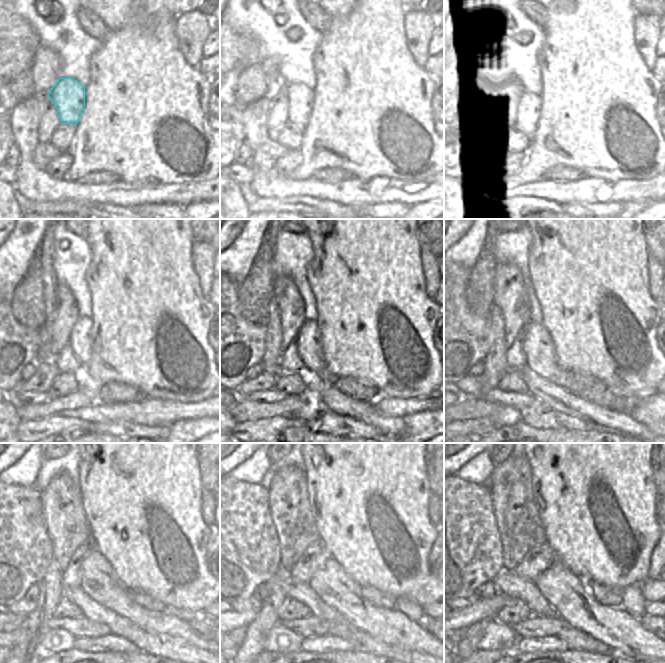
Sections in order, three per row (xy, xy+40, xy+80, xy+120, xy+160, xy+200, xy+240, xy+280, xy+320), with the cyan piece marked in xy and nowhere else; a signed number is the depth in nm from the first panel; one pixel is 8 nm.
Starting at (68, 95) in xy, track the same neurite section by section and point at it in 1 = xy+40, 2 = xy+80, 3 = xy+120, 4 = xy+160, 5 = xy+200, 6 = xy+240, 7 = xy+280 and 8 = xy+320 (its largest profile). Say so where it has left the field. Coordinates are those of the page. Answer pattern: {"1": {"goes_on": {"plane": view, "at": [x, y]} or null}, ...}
{"1": {"goes_on": {"plane": "xy+40", "at": [300, 97]}}, "2": {"goes_on": {"plane": "xy+80", "at": [528, 101]}}, "3": {"goes_on": {"plane": "xy+120", "at": [80, 339]}}, "4": {"goes_on": {"plane": "xy+160", "at": [308, 340]}}, "5": {"goes_on": {"plane": "xy+200", "at": [538, 347]}}, "6": {"goes_on": {"plane": "xy+240", "at": [98, 580]}}, "7": {"goes_on": {"plane": "xy+280", "at": [331, 583]}}, "8": {"goes_on": {"plane": "xy+320", "at": [567, 593]}}}

